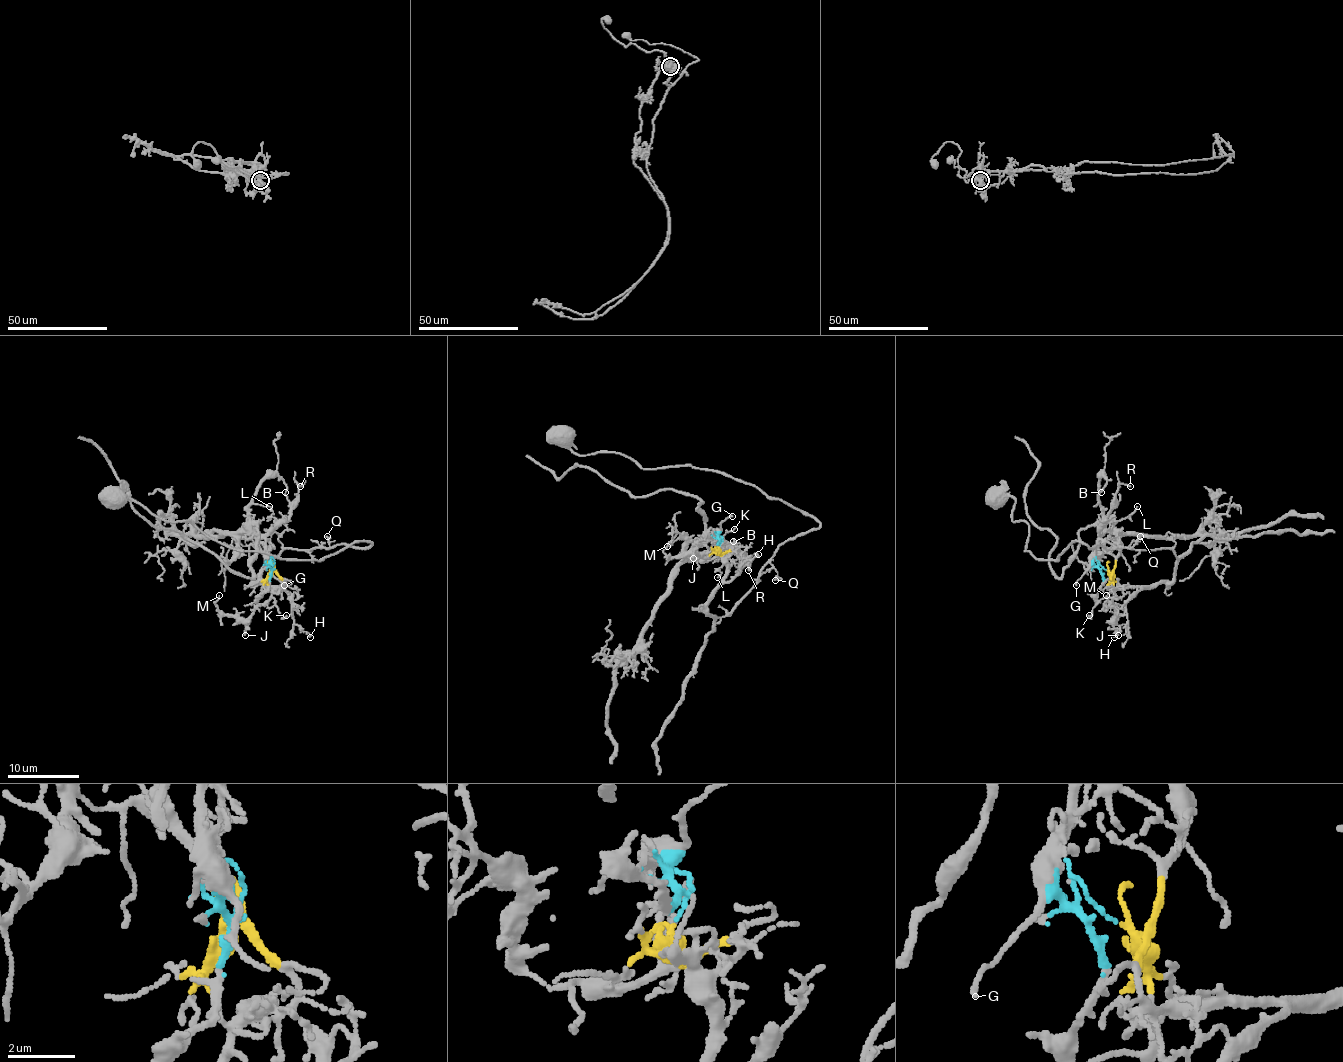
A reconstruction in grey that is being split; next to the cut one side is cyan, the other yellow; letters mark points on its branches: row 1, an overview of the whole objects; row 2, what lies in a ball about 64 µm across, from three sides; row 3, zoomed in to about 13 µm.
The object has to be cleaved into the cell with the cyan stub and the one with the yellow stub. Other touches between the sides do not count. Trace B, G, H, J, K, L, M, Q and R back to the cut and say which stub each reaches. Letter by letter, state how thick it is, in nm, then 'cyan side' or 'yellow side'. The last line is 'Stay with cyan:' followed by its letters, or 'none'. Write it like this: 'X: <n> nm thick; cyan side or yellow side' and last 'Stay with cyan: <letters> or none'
B: 120 nm thick; cyan side
G: 150 nm thick; cyan side
H: 100 nm thick; yellow side
J: 150 nm thick; yellow side
K: 180 nm thick; yellow side
L: 130 nm thick; cyan side
M: 130 nm thick; yellow side
Q: 130 nm thick; yellow side
R: 170 nm thick; cyan side
Stay with cyan: B, G, L, R

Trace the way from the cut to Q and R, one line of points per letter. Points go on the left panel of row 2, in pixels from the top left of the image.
Q: (270, 570), (285, 582), (283, 588), (258, 582), (261, 568), (285, 548), (330, 546), (326, 535)
R: (270, 570), (272, 559), (265, 539), (288, 516), (303, 483), (299, 487)

